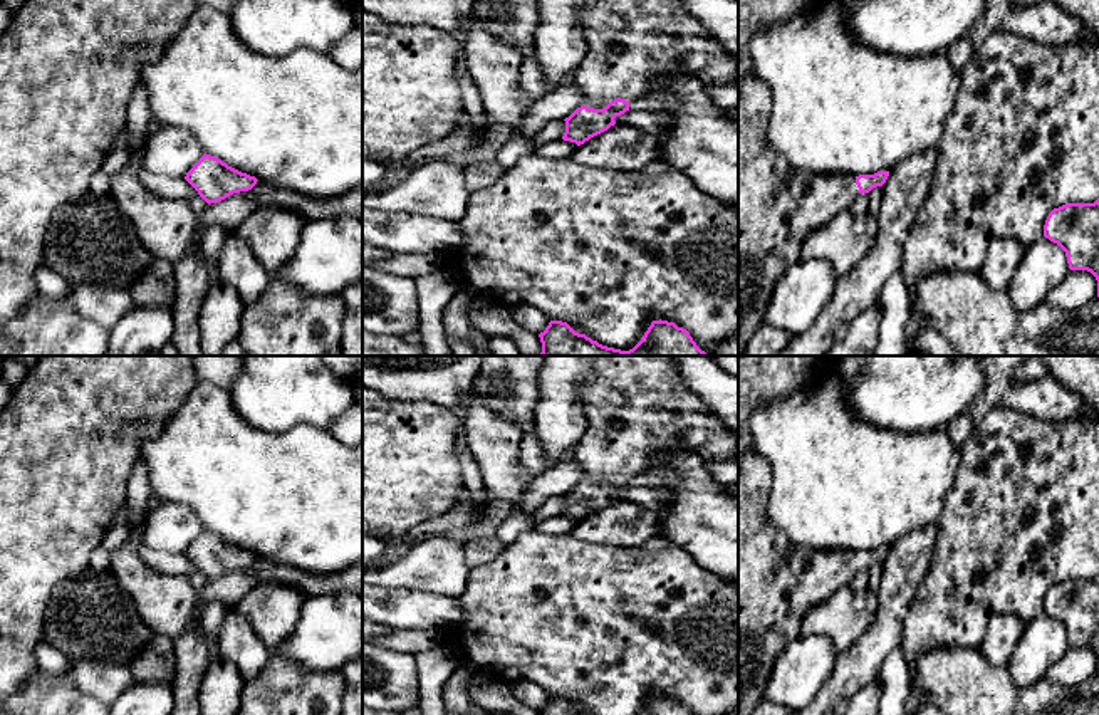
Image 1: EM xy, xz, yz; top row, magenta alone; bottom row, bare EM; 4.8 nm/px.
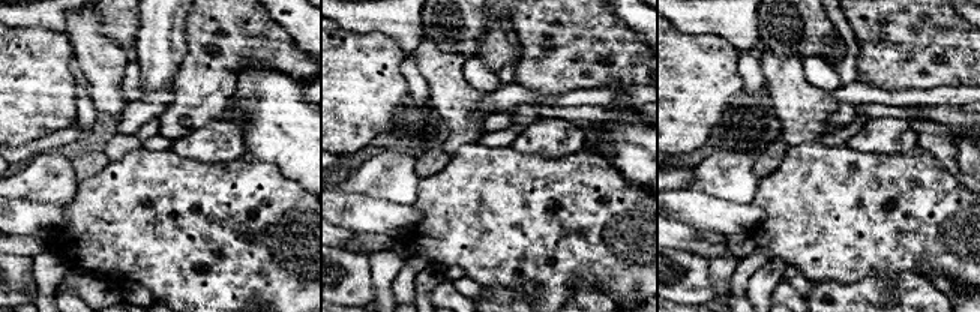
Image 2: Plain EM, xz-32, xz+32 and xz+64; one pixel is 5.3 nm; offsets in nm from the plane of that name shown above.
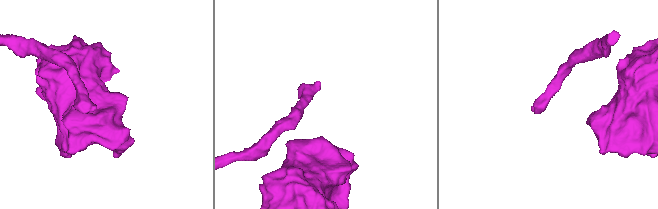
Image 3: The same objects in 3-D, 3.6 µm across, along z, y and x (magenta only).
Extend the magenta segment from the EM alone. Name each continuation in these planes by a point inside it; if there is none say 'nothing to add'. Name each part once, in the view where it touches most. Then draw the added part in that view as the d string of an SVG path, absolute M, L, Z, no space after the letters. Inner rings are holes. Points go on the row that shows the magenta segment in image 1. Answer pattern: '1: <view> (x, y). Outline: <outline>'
1: xz (633, 46). Outline: M586 0L581 22L587 52L574 72L574 84L586 96L582 106L604 109L617 97L633 101L680 76L693 76L711 89L738 84L738 60L688 13L681 0Z

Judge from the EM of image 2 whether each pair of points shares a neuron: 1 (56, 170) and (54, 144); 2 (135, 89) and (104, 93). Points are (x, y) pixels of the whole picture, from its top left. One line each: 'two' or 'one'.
1: two
2: two

